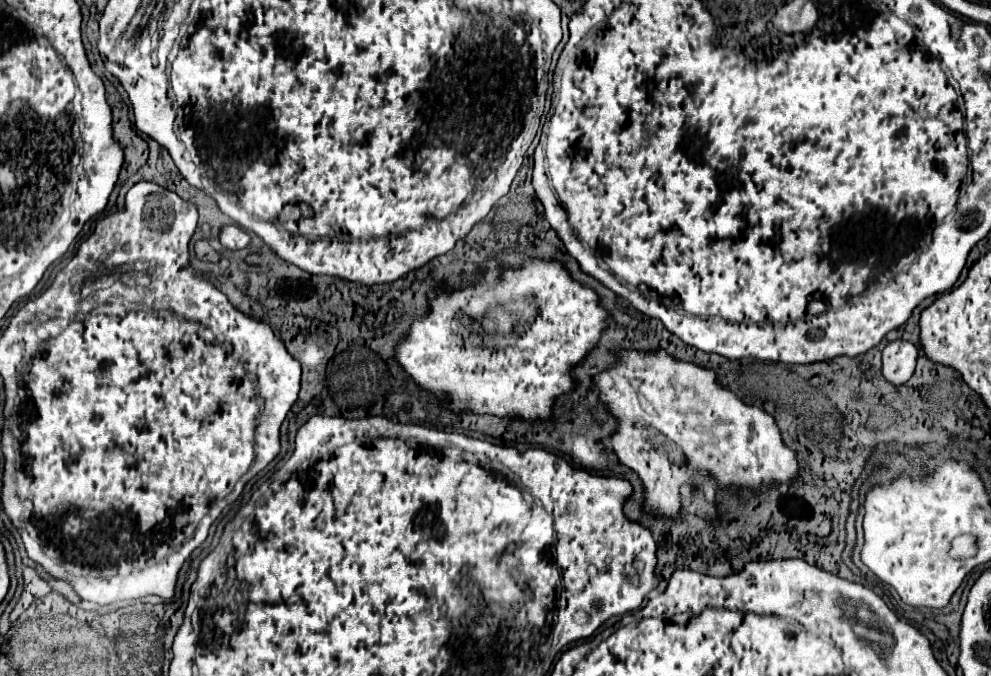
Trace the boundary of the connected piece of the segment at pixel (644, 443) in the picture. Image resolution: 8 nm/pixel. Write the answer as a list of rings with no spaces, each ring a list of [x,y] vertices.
[[[636,350],[618,352],[620,360],[614,368],[600,372],[594,382],[600,390],[600,400],[608,410],[618,418],[618,430],[604,440],[606,448],[614,450],[618,460],[632,468],[644,482],[644,506],[652,514],[666,518],[680,516],[680,488],[696,486],[696,472],[706,468],[710,470],[718,486],[738,484],[744,488],[760,488],[762,484],[780,484],[792,482],[798,476],[796,454],[786,448],[782,442],[780,430],[770,414],[754,406],[740,402],[730,390],[724,390],[712,370],[700,368],[692,362],[674,360],[668,352],[650,352],[642,354]]]

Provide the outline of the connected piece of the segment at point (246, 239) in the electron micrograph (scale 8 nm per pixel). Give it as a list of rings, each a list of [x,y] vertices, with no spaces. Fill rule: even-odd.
[[[230,224],[230,226],[224,226],[220,230],[220,242],[230,250],[240,250],[240,248],[246,248],[250,244],[250,234],[244,232],[242,228]]]

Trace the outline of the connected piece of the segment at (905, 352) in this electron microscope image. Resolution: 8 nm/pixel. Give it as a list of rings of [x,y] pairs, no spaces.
[[[892,340],[888,342],[882,354],[882,374],[896,386],[906,384],[916,370],[916,360],[918,360],[916,344],[908,340]]]

